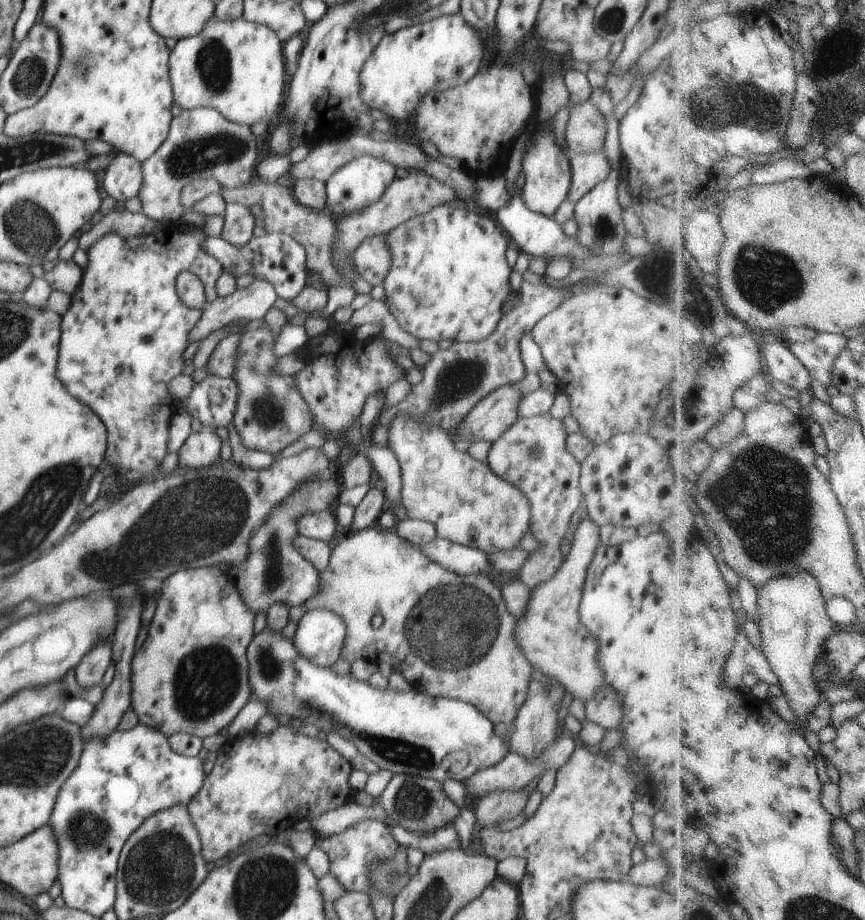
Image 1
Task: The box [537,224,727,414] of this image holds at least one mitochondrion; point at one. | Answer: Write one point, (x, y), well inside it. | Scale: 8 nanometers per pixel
(693, 291)

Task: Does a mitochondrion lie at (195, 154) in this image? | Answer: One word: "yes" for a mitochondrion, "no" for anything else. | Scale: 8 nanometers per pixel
yes

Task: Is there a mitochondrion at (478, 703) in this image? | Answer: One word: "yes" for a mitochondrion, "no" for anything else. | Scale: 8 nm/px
no

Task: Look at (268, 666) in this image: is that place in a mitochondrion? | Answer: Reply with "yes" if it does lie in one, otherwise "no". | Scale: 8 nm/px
yes

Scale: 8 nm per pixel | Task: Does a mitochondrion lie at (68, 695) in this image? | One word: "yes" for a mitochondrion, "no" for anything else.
no

